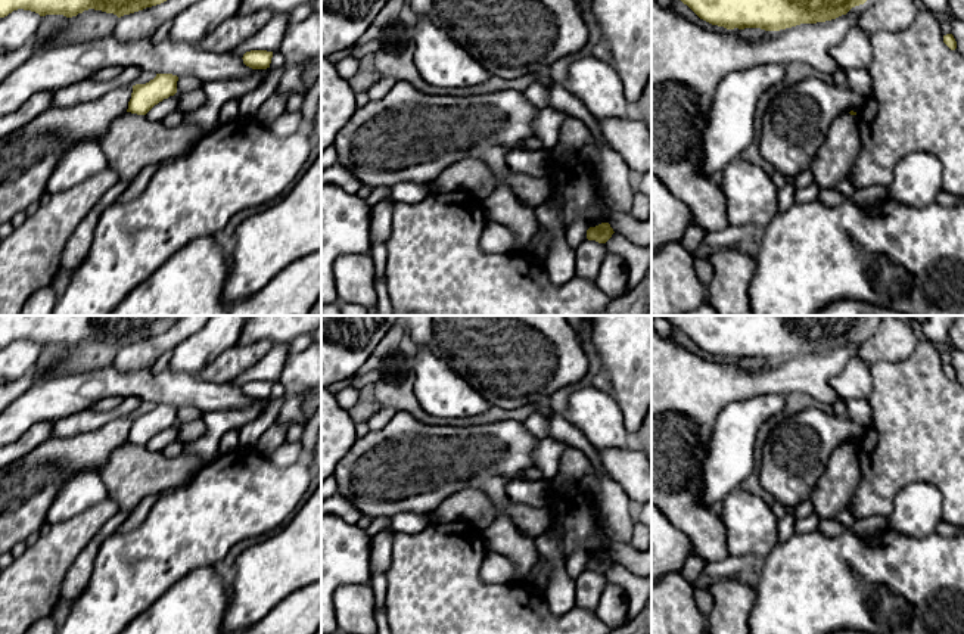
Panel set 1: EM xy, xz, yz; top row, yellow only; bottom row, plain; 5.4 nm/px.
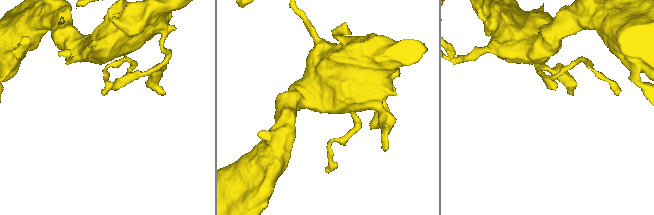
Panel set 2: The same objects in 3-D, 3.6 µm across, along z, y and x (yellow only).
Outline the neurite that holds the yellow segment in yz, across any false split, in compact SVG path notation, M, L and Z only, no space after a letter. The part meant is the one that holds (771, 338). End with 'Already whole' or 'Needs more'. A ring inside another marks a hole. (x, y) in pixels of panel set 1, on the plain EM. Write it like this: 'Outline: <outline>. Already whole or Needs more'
Outline: M665 316L700 349L727 360L761 358L780 361L800 354L817 354L846 345L864 335L870 316Z. Already whole

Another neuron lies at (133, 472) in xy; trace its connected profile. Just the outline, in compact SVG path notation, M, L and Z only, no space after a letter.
M125 442L99 473L119 510L133 510L149 495L187 484L205 464L193 454L167 459L144 445Z

